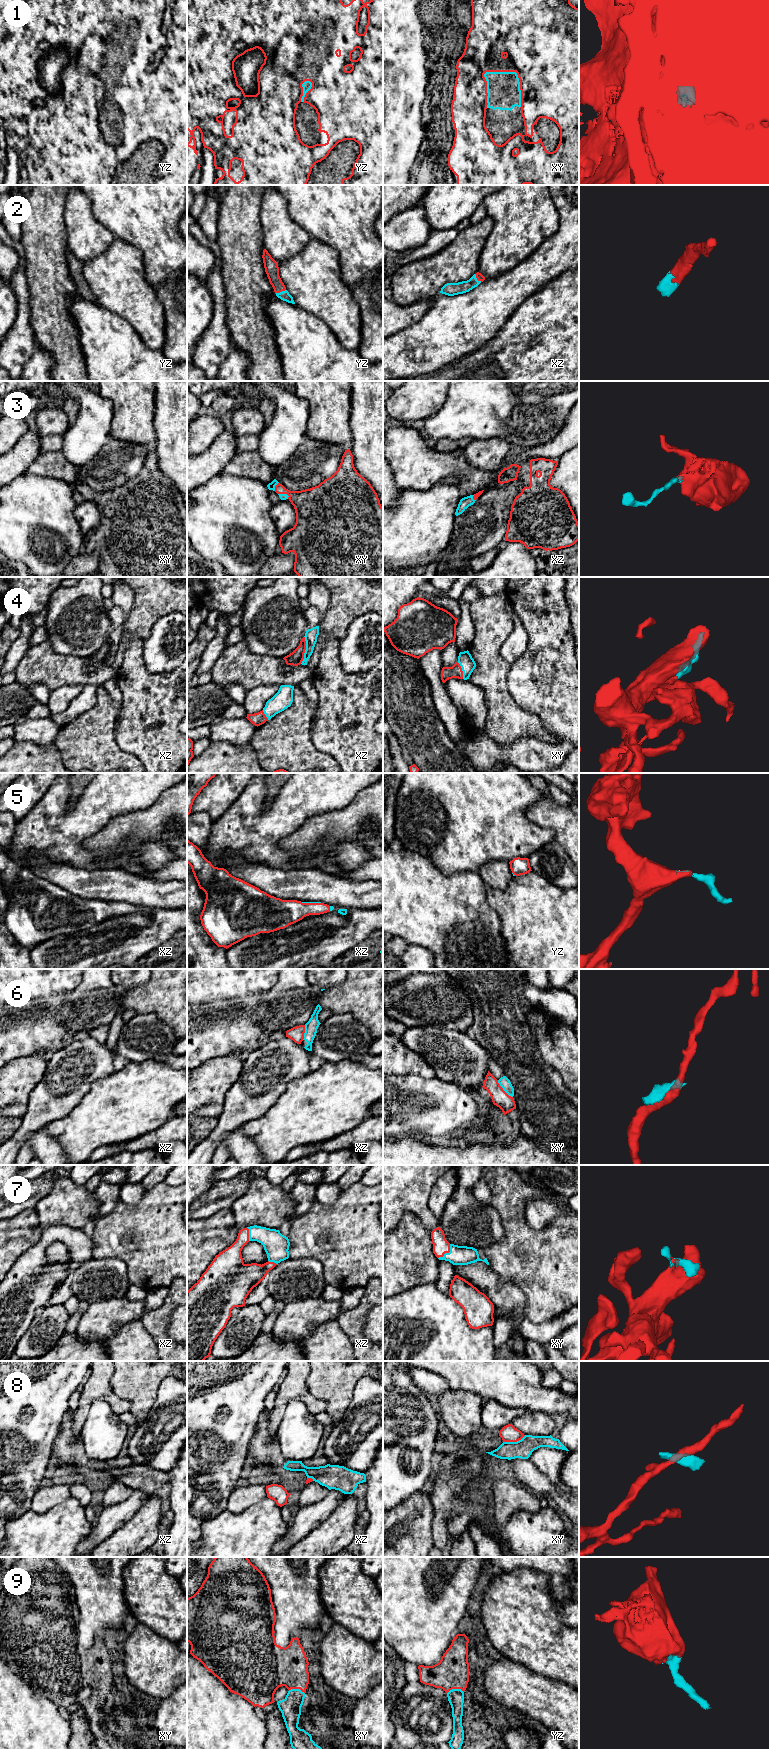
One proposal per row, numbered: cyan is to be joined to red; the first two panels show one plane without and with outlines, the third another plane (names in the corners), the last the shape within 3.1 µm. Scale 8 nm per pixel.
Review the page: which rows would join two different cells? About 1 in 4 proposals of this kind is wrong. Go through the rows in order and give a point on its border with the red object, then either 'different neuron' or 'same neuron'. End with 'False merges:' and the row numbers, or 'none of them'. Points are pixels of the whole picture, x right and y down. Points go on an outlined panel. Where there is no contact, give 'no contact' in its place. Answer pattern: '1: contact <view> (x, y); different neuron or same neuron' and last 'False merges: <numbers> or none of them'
1: contact xy (517, 74); same neuron
2: contact yz (280, 291); same neuron
3: contact xy (275, 486); same neuron
4: contact xz (305, 649); same neuron
5: contact xz (311, 903); same neuron
6: contact xy (502, 1089); different neuron
7: contact xy (447, 1252); same neuron
8: contact xy (514, 1441); different neuron
9: contact yz (455, 1688); same neuron
False merges: 6, 8

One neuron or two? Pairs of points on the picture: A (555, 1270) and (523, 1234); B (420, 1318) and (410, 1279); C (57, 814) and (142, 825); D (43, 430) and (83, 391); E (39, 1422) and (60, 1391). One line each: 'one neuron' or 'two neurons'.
A: one neuron
B: two neurons
C: two neurons
D: two neurons
E: one neuron

